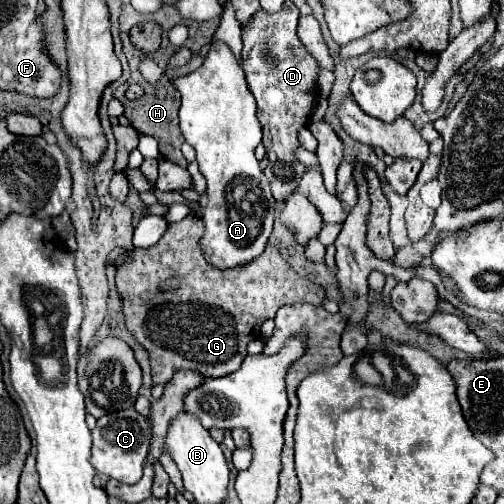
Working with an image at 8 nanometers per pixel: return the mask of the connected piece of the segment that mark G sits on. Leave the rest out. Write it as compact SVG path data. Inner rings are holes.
M186 217L180 223L168 225L168 231L154 247L130 251L132 261L124 263L116 271L116 287L122 299L122 315L126 321L126 329L150 355L152 385L166 385L172 379L172 373L180 369L192 369L202 373L204 377L230 375L242 365L246 357L246 345L252 339L260 337L262 323L266 319L272 319L282 305L308 301L308 287L310 287L310 303L322 305L324 289L296 275L280 257L280 253L272 249L272 245L268 245L260 257L256 257L252 263L244 267L216 269L200 253L202 235L204 235L204 221L200 217ZM172 277L180 279L182 283L180 289L170 293L158 293L158 283Z

